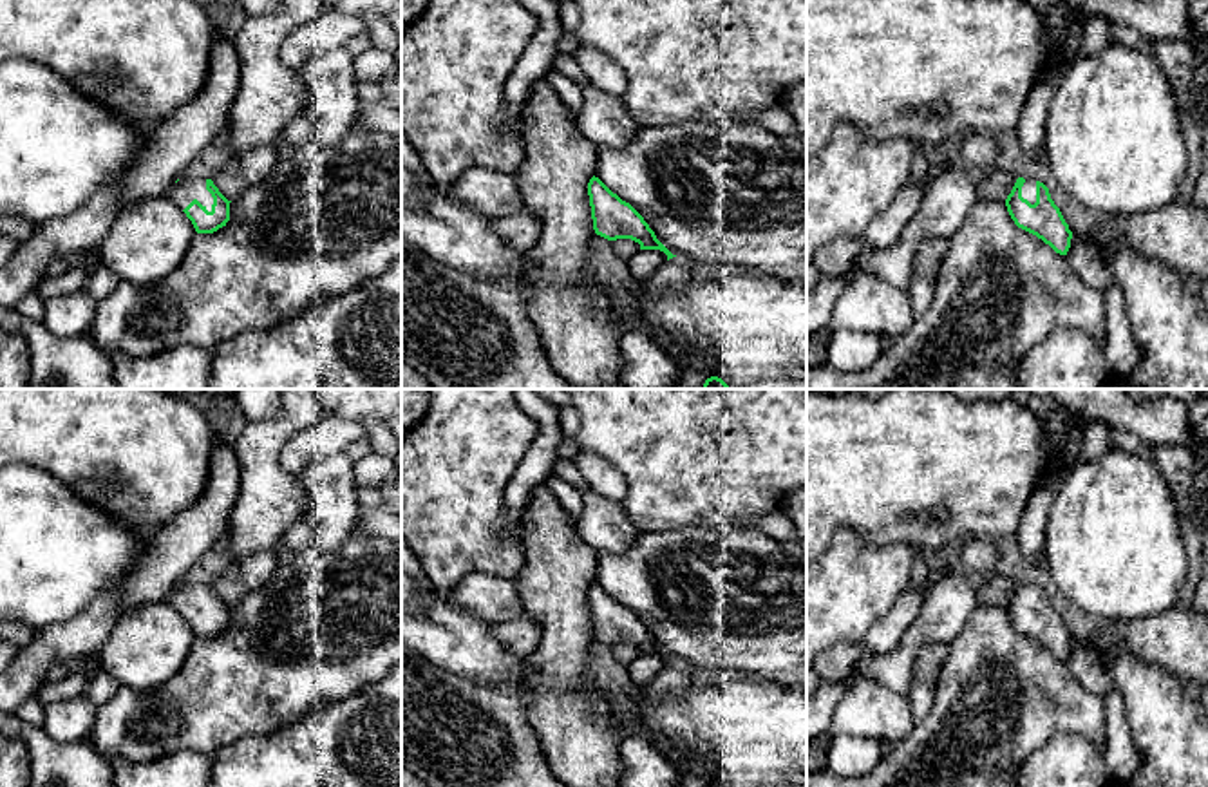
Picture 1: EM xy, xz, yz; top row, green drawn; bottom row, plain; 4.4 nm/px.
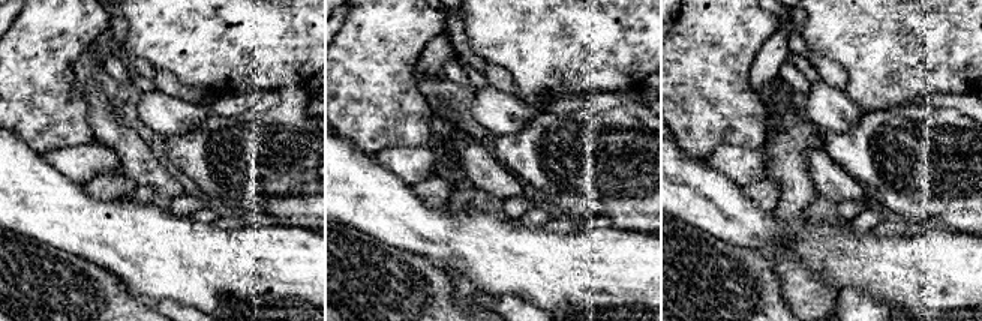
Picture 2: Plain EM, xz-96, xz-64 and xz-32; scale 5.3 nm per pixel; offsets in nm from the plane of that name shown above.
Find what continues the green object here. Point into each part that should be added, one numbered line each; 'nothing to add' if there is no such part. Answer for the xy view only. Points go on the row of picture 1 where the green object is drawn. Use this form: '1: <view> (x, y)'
1: xy (183, 192)

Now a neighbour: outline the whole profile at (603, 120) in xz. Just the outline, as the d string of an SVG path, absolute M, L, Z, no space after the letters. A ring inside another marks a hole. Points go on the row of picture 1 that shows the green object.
M591 81L582 87L584 103L575 116L579 132L597 148L626 148L642 127L628 112L624 101Z

